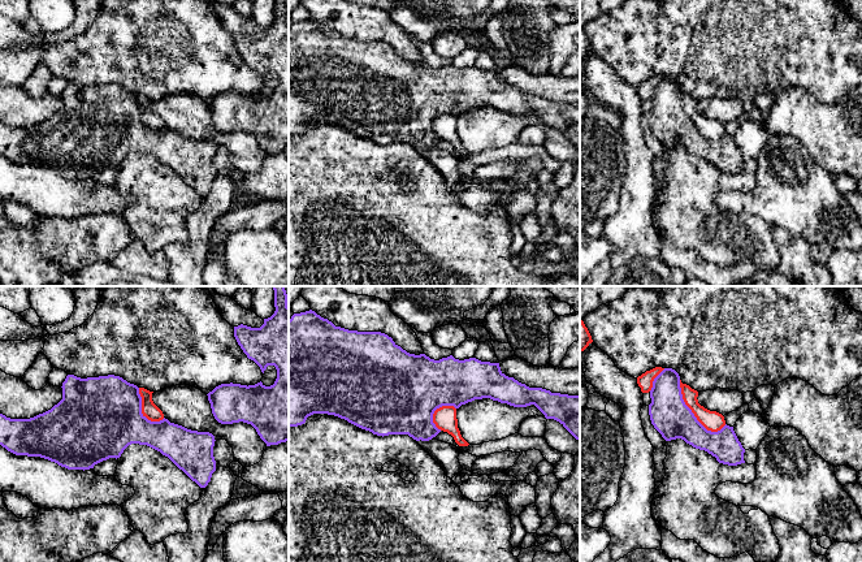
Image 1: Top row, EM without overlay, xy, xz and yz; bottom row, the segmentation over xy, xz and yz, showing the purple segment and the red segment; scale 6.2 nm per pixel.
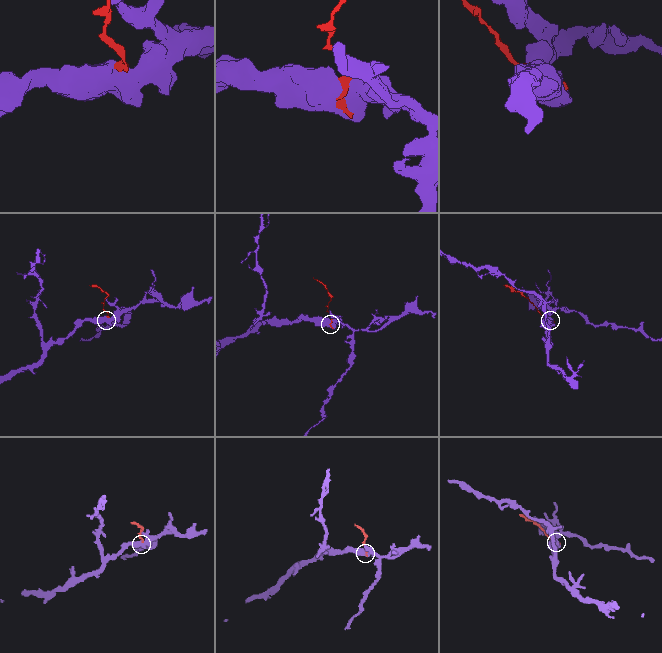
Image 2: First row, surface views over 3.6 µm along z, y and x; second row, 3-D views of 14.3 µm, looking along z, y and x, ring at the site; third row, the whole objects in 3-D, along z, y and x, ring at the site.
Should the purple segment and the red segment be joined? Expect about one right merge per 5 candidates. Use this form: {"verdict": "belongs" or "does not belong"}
{"verdict": "does not belong"}

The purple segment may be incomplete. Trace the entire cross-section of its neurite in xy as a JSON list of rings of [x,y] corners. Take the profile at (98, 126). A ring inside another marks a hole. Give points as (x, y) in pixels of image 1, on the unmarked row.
[[[68,83],[62,108],[51,118],[30,127],[10,127],[0,122],[0,154],[16,164],[40,165],[68,178],[90,178],[109,167],[120,167],[131,152],[147,154],[168,165],[200,196],[216,180],[215,144],[170,131],[151,130],[142,122],[139,96],[120,85],[81,87]]]

